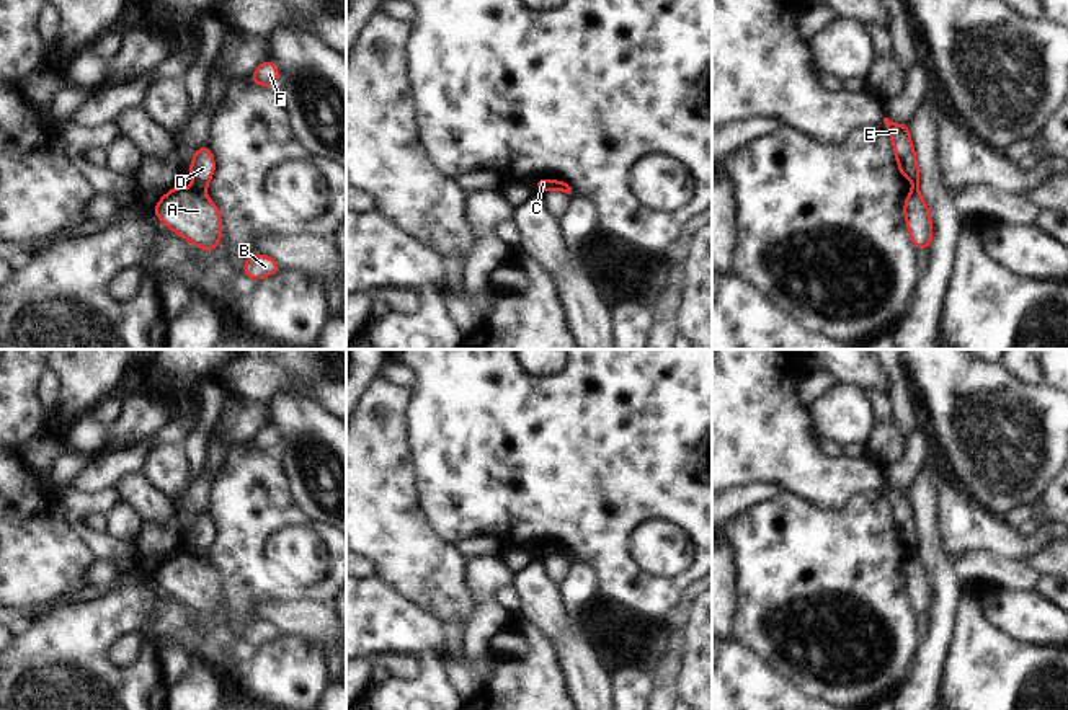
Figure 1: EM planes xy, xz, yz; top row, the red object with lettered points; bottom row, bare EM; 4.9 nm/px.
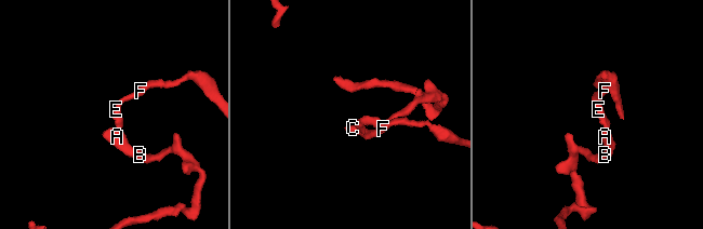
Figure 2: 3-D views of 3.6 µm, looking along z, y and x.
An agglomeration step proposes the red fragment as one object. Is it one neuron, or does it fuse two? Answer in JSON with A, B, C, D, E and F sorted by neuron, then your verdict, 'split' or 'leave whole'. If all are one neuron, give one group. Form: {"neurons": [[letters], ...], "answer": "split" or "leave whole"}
{"neurons": [["A", "B", "C"], ["D", "E", "F"]], "answer": "split"}

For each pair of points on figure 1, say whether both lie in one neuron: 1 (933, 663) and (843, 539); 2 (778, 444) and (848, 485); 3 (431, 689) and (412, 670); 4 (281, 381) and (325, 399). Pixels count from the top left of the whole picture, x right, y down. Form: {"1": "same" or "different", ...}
{"1": "different", "2": "same", "3": "different", "4": "same"}

